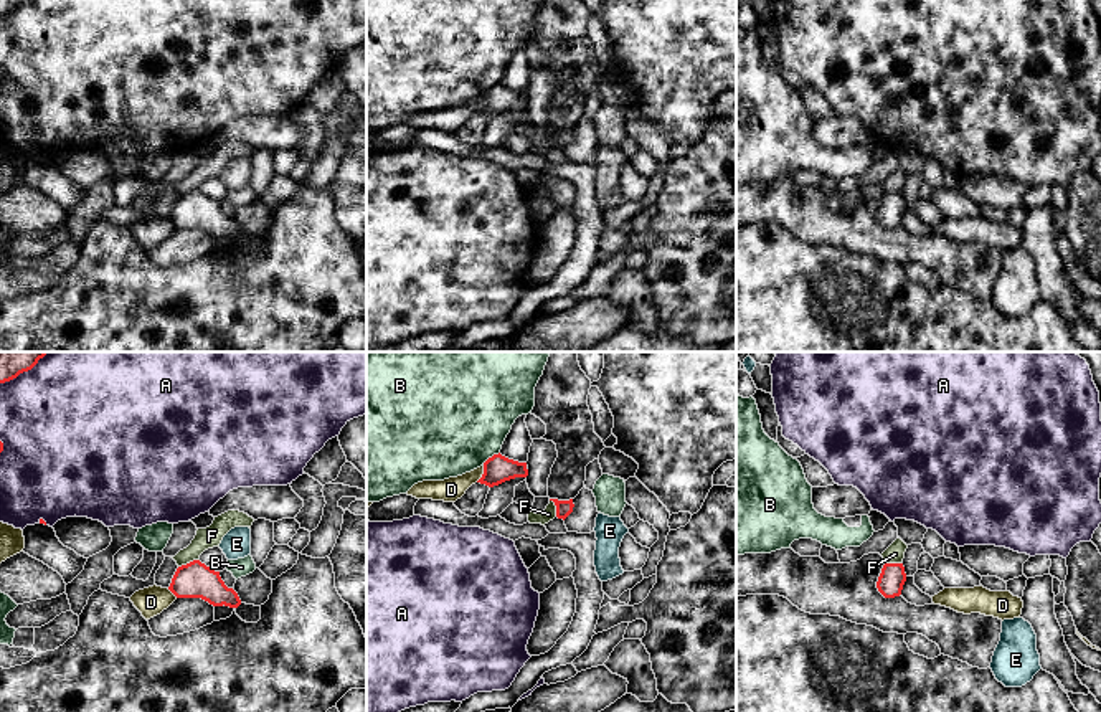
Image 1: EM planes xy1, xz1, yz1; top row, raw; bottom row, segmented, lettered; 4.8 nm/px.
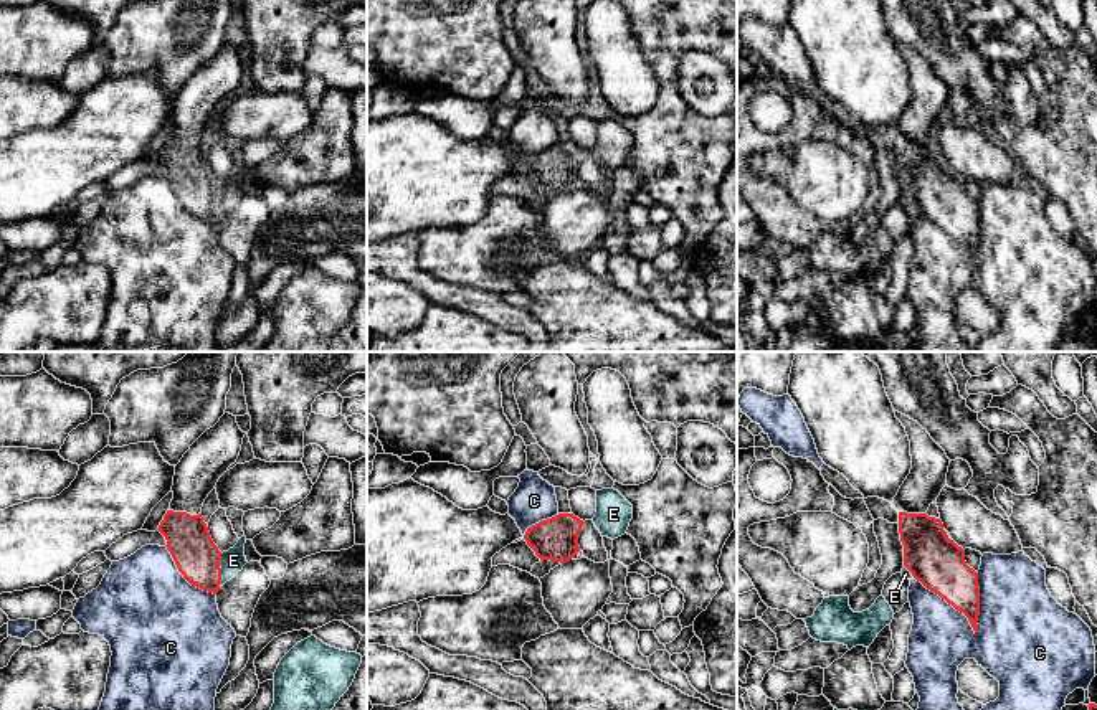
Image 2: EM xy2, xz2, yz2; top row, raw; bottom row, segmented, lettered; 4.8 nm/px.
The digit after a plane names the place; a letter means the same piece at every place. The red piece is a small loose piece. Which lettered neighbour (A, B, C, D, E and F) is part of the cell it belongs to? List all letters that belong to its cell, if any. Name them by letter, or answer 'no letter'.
no letter

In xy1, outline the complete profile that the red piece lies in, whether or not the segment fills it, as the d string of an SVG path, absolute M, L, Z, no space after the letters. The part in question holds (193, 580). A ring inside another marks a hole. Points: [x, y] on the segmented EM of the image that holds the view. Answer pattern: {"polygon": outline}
{"polygon": "M200 560L178 567L168 590L177 598L201 598L213 606L238 608L241 605L238 593L224 585L220 572Z"}

